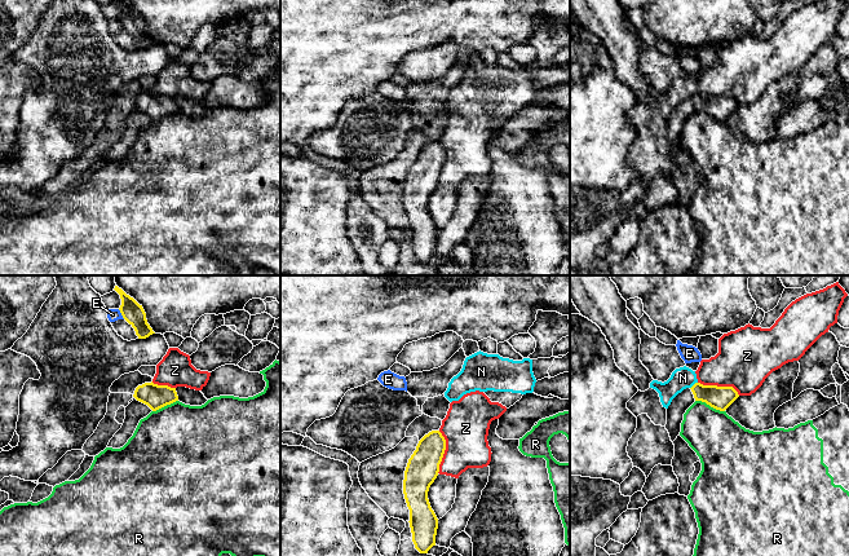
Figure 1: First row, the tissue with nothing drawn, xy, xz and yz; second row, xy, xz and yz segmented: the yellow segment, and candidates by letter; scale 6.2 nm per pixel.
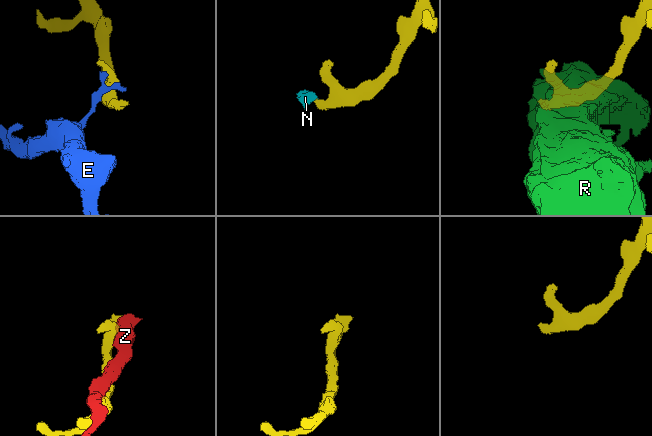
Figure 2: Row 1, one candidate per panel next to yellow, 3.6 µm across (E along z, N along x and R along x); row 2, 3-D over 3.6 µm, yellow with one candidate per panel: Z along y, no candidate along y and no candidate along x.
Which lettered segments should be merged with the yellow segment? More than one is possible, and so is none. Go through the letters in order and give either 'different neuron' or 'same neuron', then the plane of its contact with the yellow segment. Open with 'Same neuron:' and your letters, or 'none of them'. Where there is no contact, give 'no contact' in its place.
Same neuron: none of them
E: different neuron; meets yellow in xy
N: different neuron; meets yellow in yz
R: different neuron; meets yellow in yz
Z: different neuron; meets yellow in yz

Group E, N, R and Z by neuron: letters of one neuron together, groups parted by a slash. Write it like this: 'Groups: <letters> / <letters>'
Groups: E / N Z / R

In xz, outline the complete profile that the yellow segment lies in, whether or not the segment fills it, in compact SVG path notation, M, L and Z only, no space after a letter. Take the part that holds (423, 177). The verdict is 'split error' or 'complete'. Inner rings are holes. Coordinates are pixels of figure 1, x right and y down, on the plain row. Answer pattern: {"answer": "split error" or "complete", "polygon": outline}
{"answer": "complete", "polygon": "M432 141L417 154L408 169L403 204L410 220L412 252L420 264L435 256L438 229L430 217L428 202L438 186L439 175L446 160L446 150L439 141Z"}

